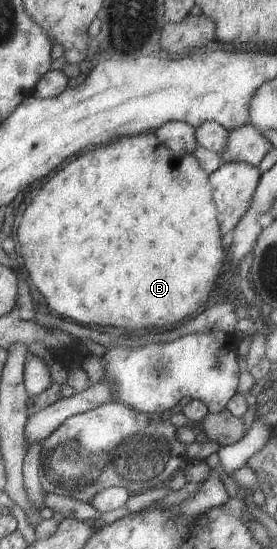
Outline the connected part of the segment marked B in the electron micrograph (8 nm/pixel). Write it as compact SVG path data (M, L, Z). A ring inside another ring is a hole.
M153 131L116 138L113 142L93 149L85 155L78 155L43 186L43 191L35 197L35 201L29 205L18 224L17 235L22 254L20 259L26 267L25 272L44 296L49 311L57 313L59 317L74 320L75 323L123 327L131 332L145 327L169 328L188 315L199 315L203 311L201 305L207 301L213 287L220 285L221 267L227 252L221 245L222 234L210 189L208 175L201 169L197 159L191 154L183 155L171 151L171 148L159 141Z

